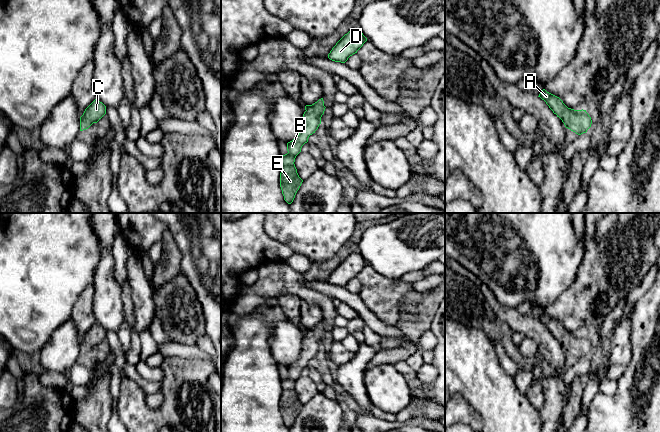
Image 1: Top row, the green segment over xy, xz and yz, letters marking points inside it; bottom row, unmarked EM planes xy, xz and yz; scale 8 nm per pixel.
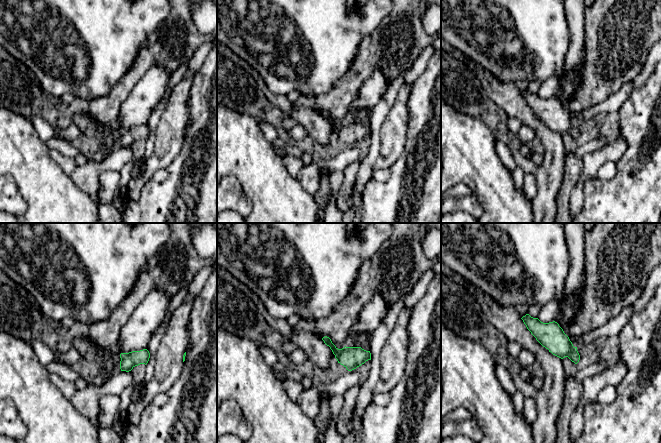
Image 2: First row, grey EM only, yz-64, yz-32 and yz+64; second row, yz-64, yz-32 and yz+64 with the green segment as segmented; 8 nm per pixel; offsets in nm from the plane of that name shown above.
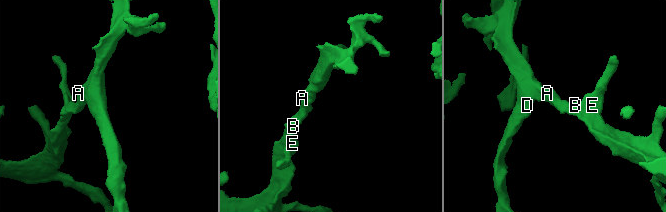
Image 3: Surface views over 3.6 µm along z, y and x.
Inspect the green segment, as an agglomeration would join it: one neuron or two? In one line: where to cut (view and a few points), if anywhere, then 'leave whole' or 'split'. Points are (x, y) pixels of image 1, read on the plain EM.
no cut; leave whole

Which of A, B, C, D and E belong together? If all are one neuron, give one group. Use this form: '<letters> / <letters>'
A B C D E

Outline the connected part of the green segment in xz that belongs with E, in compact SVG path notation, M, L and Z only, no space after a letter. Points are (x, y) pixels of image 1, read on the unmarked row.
M323 322L312 329L305 330L302 350L298 360L287 367L288 377L282 379L282 394L280 397L280 411L284 424L291 428L303 404L299 401L295 391L295 382L301 376L302 370L308 366L310 359L315 357L321 348L321 341L325 335Z

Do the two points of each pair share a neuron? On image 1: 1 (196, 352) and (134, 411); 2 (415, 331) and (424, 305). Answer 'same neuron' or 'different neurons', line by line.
1: different neurons
2: same neuron

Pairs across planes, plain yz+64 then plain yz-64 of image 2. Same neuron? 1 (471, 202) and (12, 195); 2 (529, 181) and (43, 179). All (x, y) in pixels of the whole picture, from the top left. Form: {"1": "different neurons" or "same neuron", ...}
{"1": "same neuron", "2": "different neurons"}

